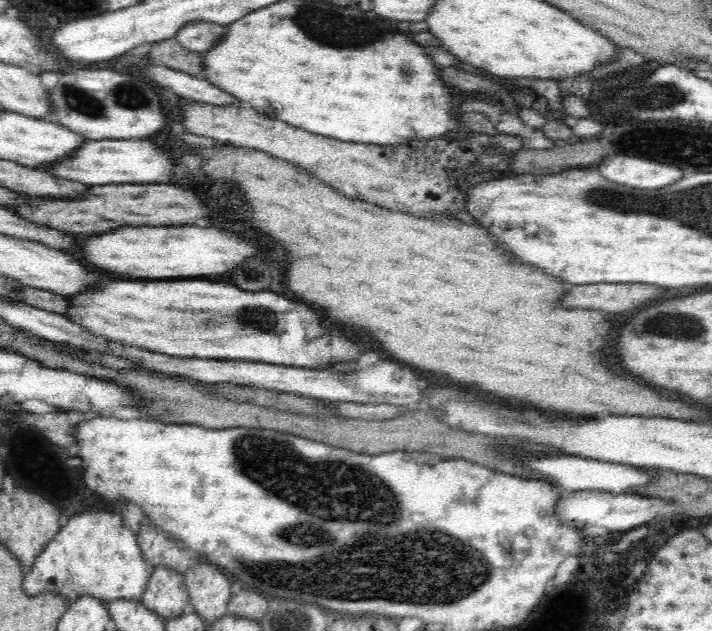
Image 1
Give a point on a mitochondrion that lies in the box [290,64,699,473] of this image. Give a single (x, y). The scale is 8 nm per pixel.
(660, 91)

